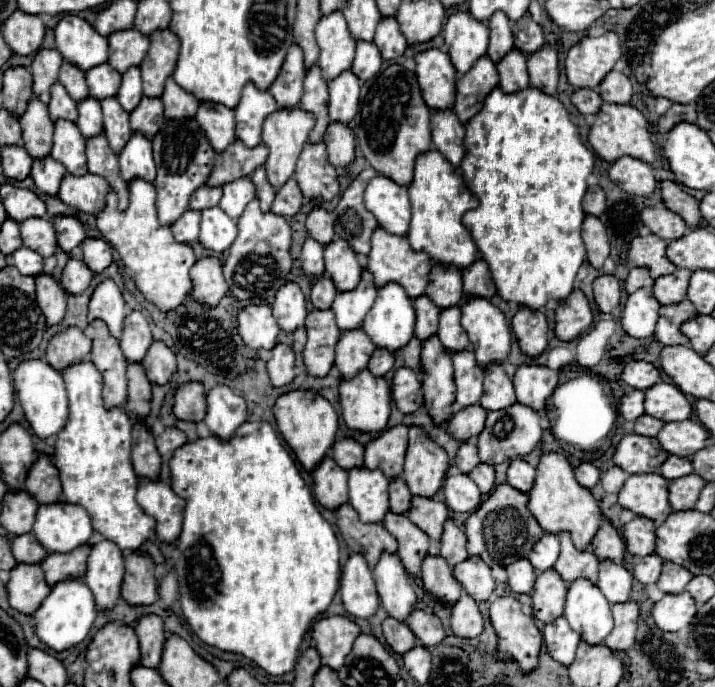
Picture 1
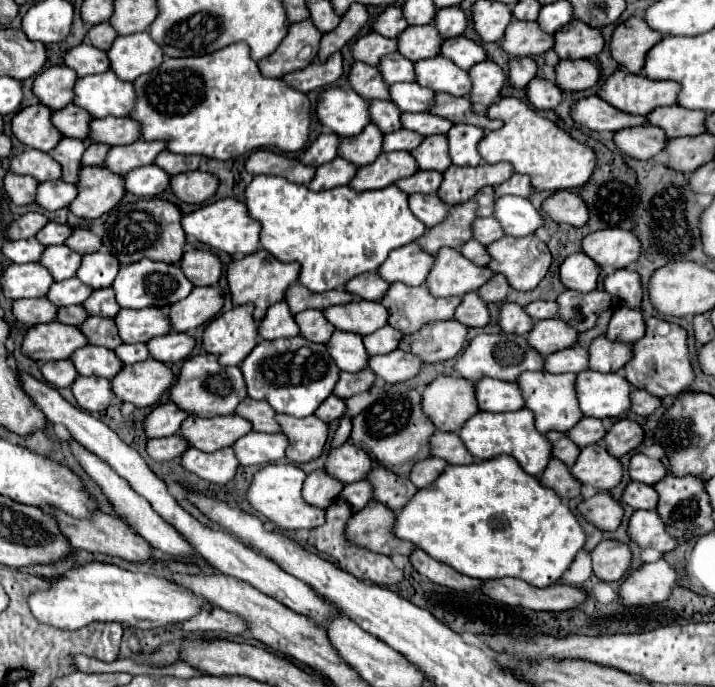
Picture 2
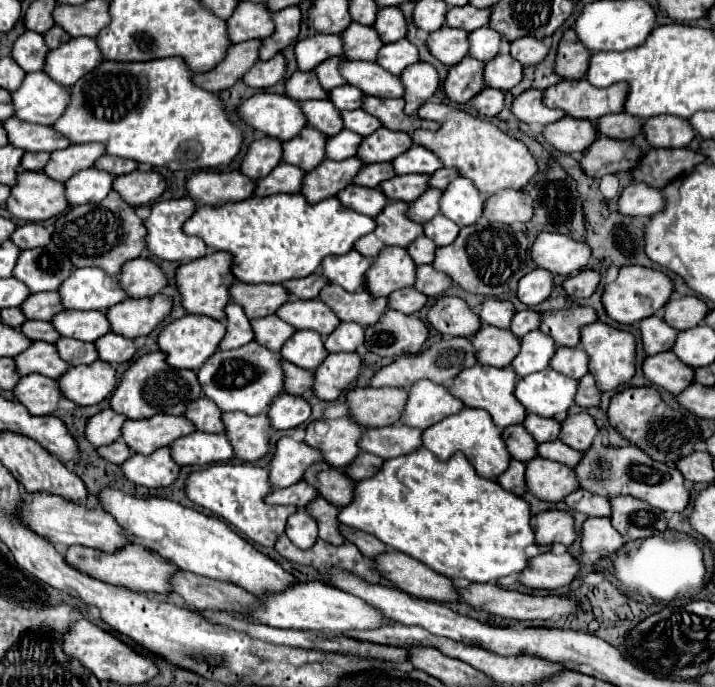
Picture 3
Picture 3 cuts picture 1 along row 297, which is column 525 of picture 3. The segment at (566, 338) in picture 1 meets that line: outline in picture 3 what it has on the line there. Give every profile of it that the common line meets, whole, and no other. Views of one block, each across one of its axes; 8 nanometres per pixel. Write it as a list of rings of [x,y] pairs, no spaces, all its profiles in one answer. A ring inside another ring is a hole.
[[[538,554],[530,560],[528,568],[520,574],[520,582],[528,588],[554,590],[568,586],[580,574],[580,562],[570,554]]]

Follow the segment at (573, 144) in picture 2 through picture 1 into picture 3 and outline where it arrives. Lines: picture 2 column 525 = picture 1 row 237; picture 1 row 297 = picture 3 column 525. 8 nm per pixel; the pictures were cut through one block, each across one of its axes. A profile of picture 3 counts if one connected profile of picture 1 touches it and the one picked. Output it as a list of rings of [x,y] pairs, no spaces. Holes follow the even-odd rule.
[[[426,102],[418,110],[418,116],[426,120],[436,120],[442,124],[442,128],[438,132],[418,130],[416,134],[412,134],[412,140],[432,150],[444,162],[446,168],[456,168],[462,176],[470,178],[484,196],[492,196],[506,188],[522,190],[538,172],[536,158],[530,154],[526,144],[508,136],[506,132],[486,122],[484,118],[472,116],[448,104],[434,102]]]

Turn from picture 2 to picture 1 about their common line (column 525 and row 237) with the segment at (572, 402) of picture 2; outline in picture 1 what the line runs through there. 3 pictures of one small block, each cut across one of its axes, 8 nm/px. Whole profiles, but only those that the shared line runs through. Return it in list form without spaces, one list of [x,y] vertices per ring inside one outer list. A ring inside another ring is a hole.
[[[378,228],[372,236],[372,250],[366,258],[366,270],[374,276],[374,286],[380,290],[388,282],[396,282],[404,286],[404,292],[408,292],[410,300],[416,300],[416,296],[422,296],[426,290],[428,274],[430,274],[430,260],[424,252],[412,252],[408,238],[392,236],[384,228]]]

